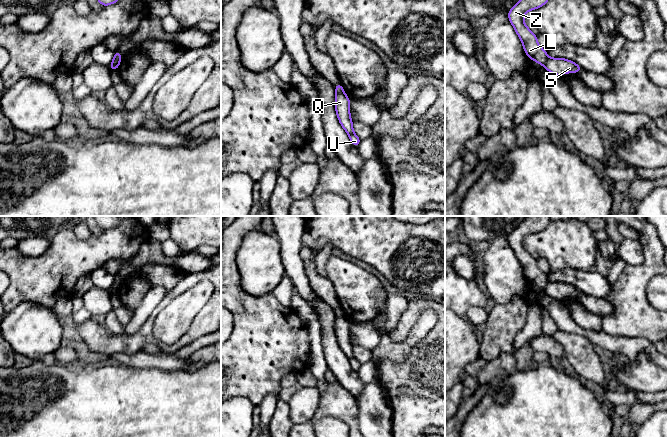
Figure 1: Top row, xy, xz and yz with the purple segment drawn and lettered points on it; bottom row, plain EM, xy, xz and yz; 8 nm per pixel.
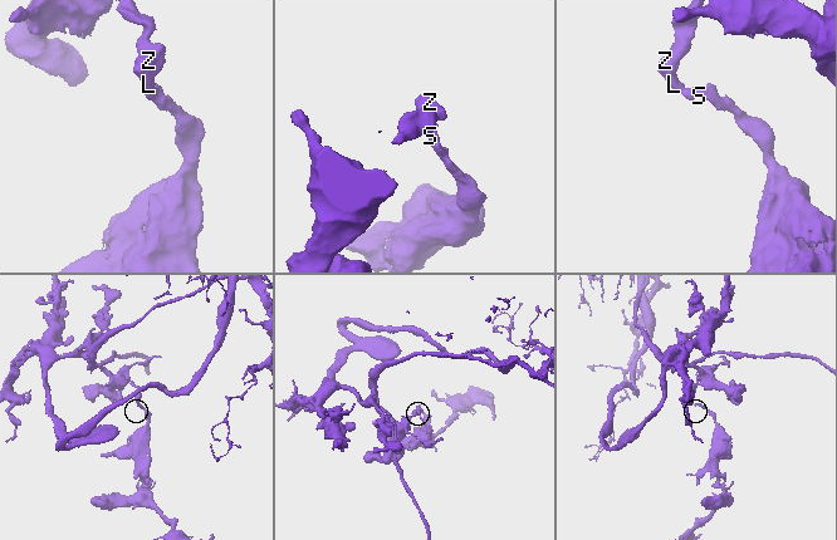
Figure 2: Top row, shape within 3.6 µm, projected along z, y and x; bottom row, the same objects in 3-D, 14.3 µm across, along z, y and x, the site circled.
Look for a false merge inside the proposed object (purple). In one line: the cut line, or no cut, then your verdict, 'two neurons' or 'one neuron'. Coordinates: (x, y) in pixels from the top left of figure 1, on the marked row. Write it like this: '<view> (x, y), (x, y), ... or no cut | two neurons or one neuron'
xy (113, 59), (120, 60) | two neurons

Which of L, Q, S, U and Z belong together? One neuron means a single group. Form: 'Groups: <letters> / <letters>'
Groups: L Z / Q S U

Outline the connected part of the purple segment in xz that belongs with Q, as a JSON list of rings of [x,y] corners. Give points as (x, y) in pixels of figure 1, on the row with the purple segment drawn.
[[[336,93],[335,111],[339,123],[349,136],[350,142],[357,148],[362,140],[353,131],[353,122],[350,117],[350,98],[345,93]]]

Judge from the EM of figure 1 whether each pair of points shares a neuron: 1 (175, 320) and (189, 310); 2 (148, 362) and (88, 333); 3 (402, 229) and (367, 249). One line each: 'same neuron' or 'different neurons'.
1: same neuron
2: different neurons
3: same neuron

